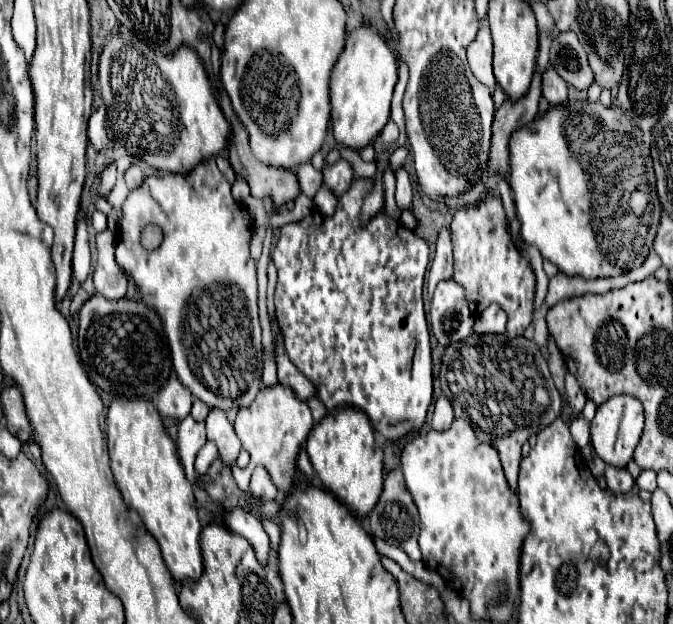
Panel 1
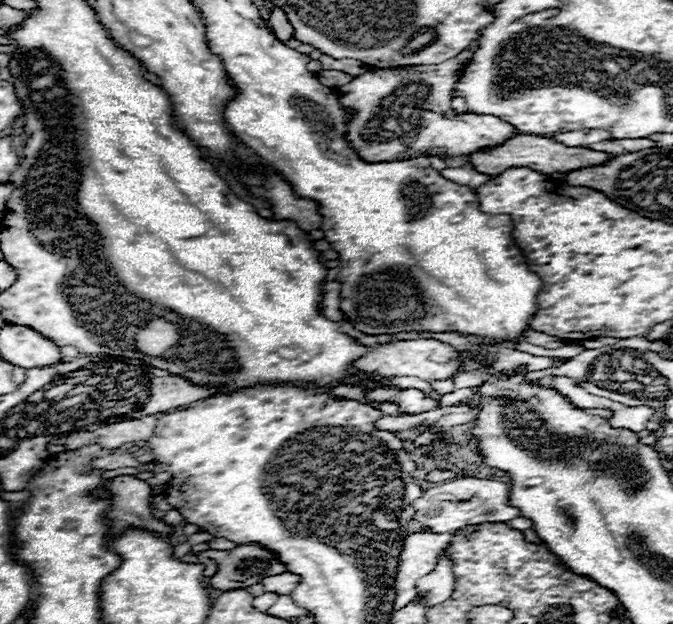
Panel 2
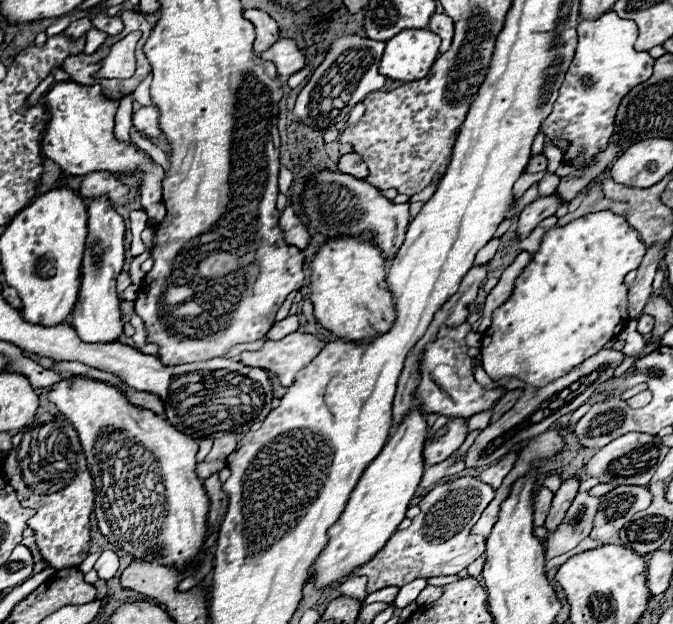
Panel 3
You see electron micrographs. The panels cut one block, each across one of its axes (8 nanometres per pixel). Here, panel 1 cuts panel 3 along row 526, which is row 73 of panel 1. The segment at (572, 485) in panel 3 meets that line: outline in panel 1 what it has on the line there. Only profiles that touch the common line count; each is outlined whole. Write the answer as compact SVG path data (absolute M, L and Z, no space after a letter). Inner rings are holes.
M548 66L544 78L542 78L542 96L548 100L550 106L558 106L564 104L568 98L568 84L564 80L560 80L558 72Z

